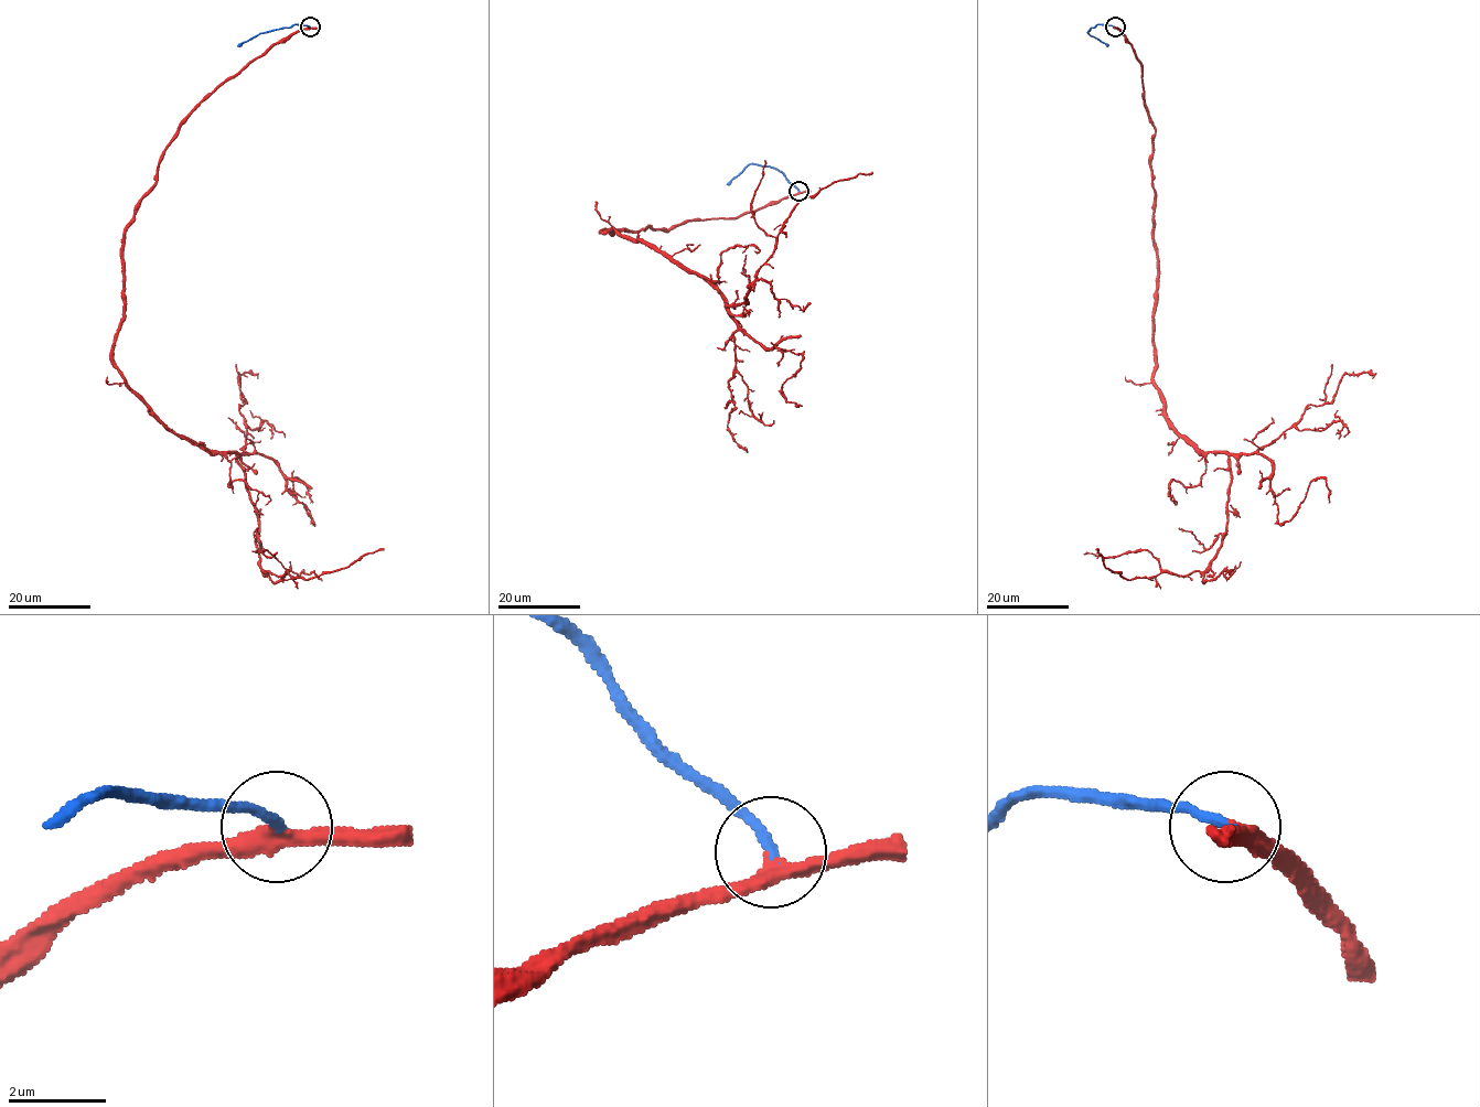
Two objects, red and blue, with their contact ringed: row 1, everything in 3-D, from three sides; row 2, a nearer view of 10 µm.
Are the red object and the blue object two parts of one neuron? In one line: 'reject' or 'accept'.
accept

